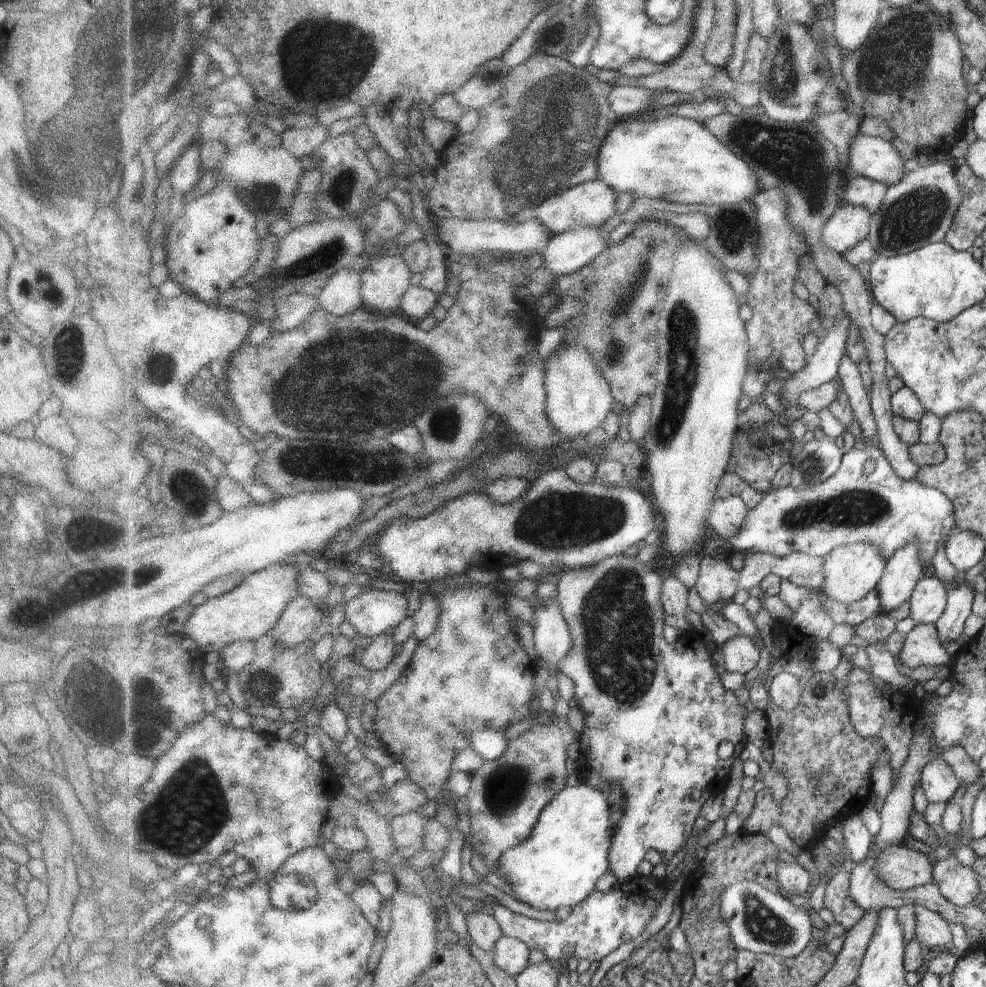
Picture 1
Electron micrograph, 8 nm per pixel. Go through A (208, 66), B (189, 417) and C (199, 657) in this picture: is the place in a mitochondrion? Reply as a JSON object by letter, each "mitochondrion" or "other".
{"A":"other","B":"other","C":"other"}

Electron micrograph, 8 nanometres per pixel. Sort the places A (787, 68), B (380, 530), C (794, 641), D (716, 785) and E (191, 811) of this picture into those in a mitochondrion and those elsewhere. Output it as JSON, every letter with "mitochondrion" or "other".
{"A":"mitochondrion","B":"other","C":"other","D":"other","E":"mitochondrion"}

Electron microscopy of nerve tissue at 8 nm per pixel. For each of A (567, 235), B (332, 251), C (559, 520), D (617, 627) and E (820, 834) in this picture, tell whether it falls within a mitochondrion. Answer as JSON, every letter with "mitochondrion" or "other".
{"A":"other","B":"mitochondrion","C":"mitochondrion","D":"mitochondrion","E":"other"}

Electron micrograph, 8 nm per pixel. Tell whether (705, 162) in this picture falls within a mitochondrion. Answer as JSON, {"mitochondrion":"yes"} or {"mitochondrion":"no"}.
{"mitochondrion":"no"}

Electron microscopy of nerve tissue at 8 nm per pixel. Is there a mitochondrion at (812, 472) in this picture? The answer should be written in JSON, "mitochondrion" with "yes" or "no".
{"mitochondrion":"yes"}

